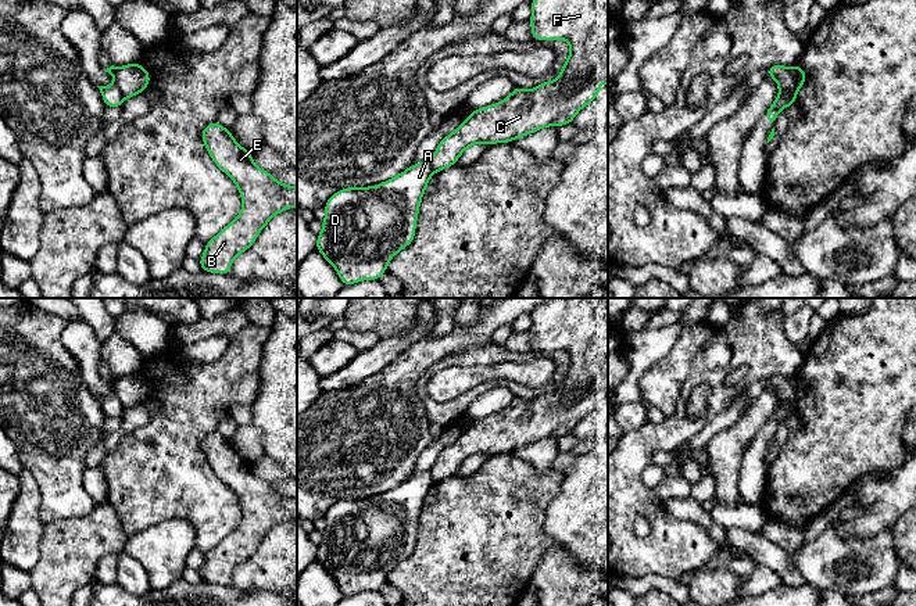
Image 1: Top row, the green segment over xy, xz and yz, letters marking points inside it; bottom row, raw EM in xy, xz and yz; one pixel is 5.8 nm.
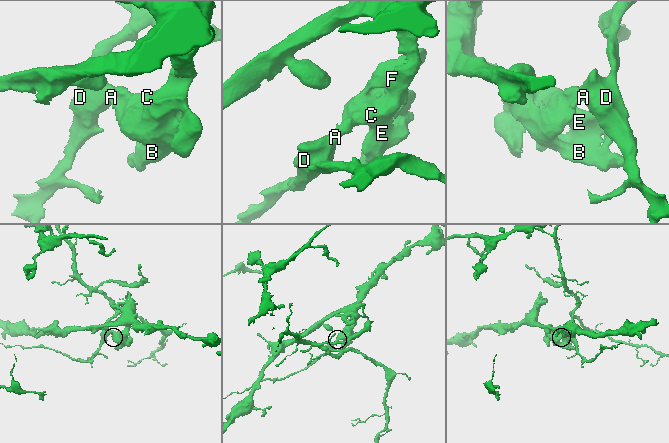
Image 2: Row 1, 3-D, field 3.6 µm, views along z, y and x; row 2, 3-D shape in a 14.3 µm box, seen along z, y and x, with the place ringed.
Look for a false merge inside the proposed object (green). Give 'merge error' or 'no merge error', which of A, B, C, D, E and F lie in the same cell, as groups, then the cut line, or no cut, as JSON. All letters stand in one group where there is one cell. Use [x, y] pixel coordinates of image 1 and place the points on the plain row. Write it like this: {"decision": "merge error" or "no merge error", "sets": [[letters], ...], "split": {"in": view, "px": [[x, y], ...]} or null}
{"decision": "merge error", "sets": [["A", "D"], ["B", "C", "E", "F"]], "split": {"in": "yz", "px": [[790, 379], [790, 395], [779, 407]]}}

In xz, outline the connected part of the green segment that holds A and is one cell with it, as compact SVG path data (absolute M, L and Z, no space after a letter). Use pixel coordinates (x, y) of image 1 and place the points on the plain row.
M429 471L412 474L390 491L369 498L346 498L329 508L316 562L336 580L343 596L379 591L391 569L414 552L421 512L433 484Z

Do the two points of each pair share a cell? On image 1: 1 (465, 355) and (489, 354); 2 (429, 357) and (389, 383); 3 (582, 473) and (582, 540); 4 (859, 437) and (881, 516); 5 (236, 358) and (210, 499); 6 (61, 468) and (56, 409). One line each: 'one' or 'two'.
1: one
2: one
3: one
4: two
5: one
6: one

